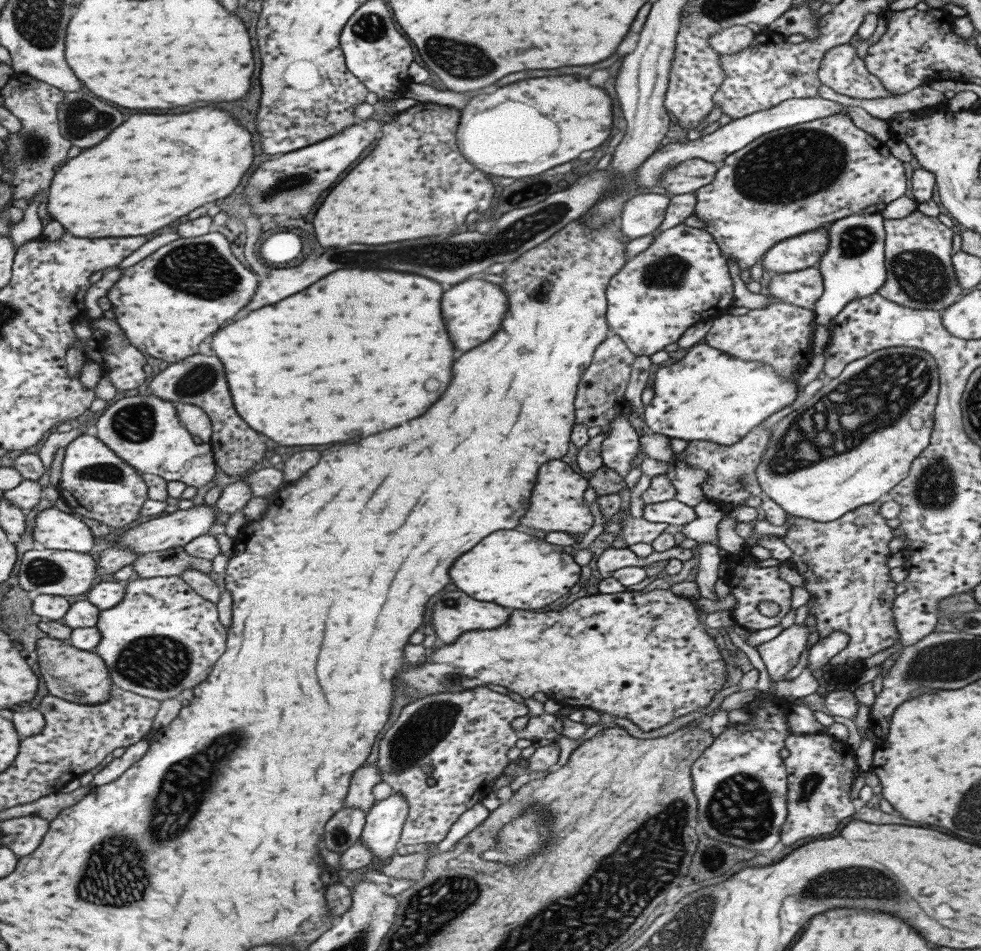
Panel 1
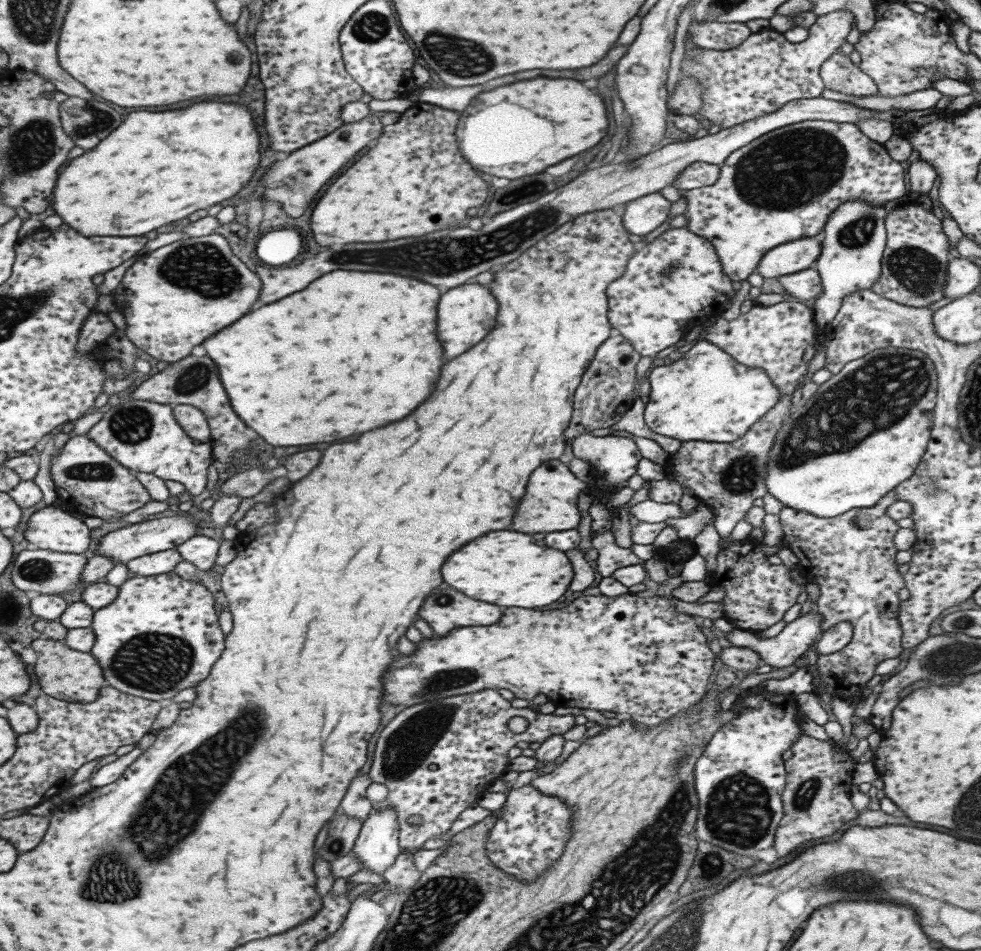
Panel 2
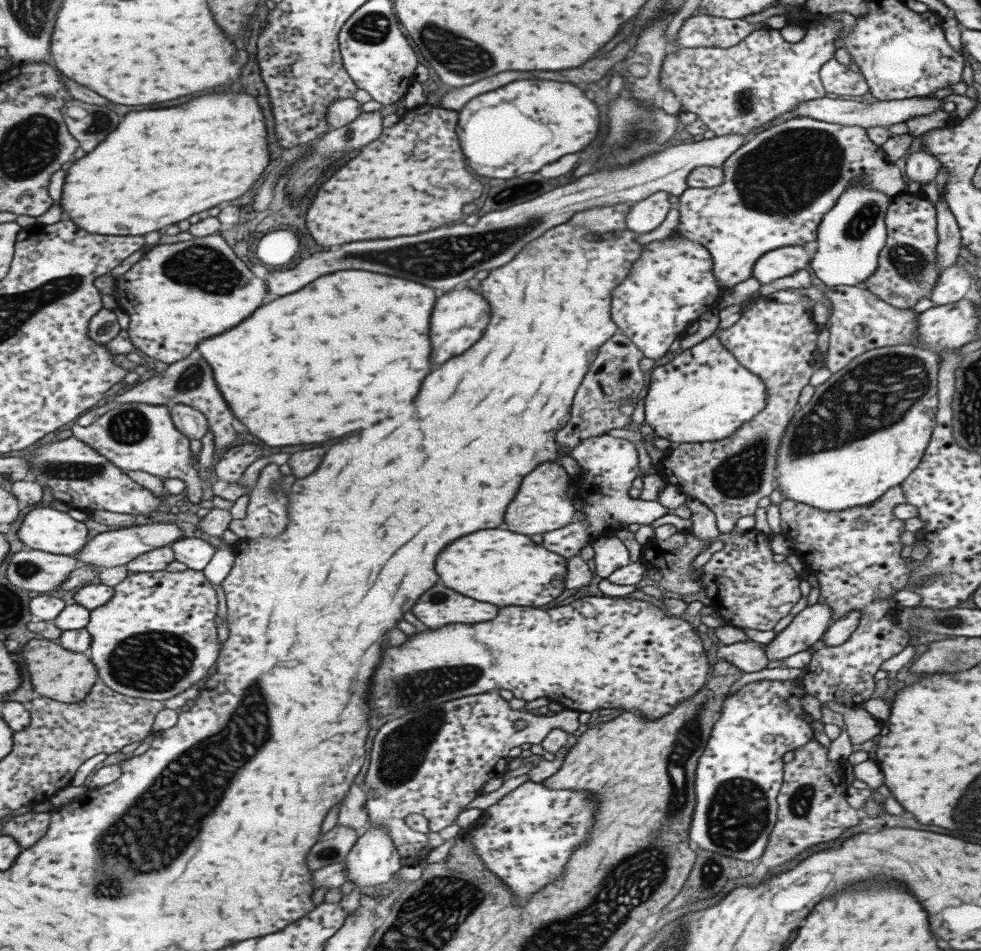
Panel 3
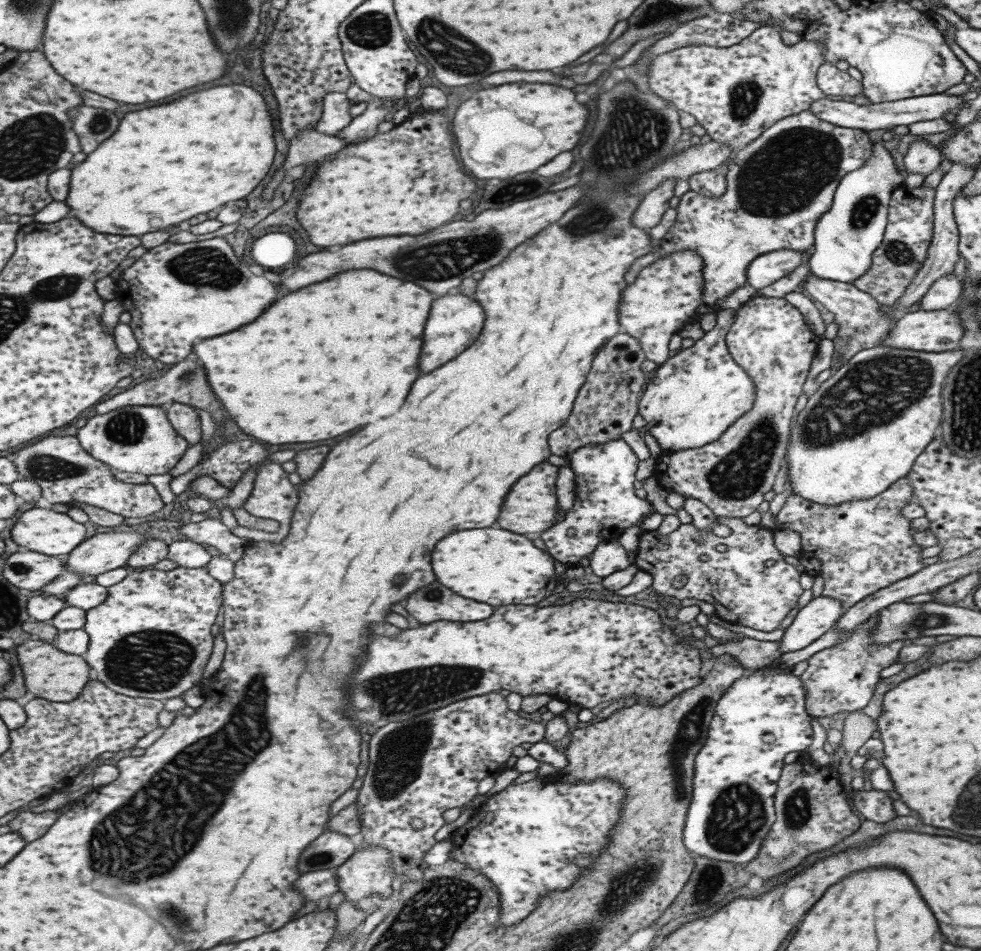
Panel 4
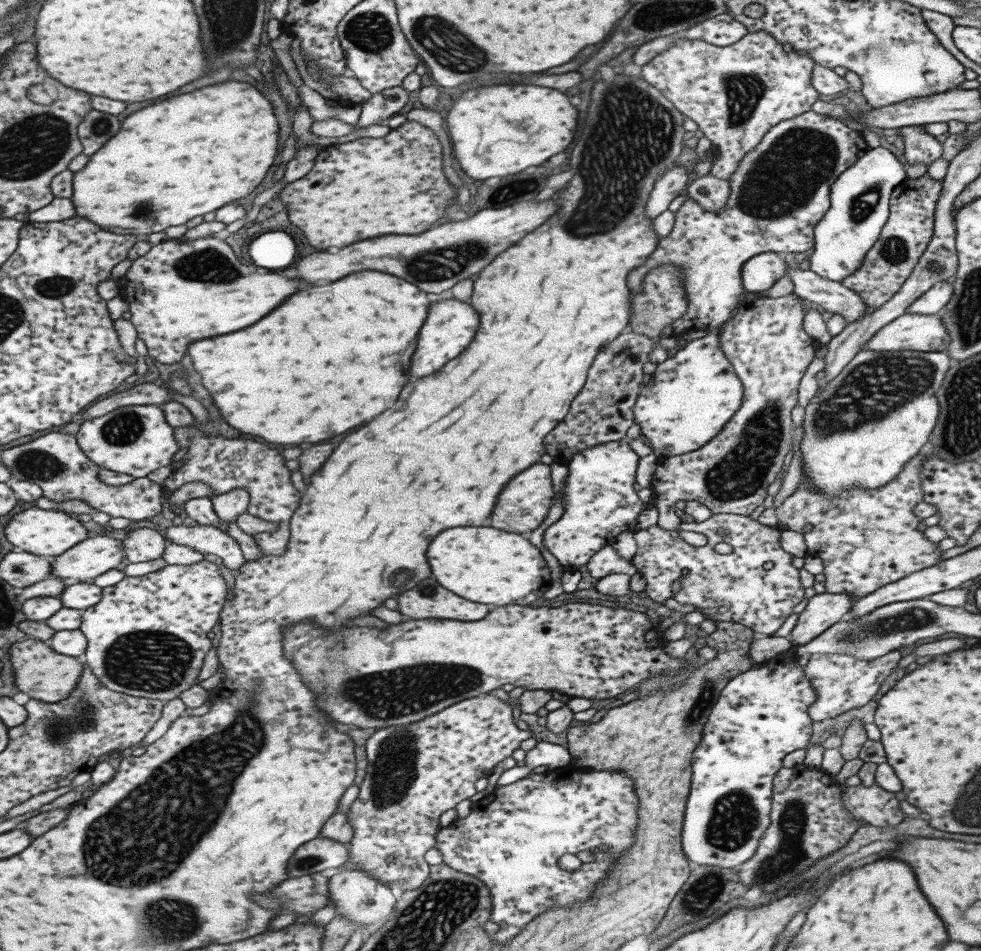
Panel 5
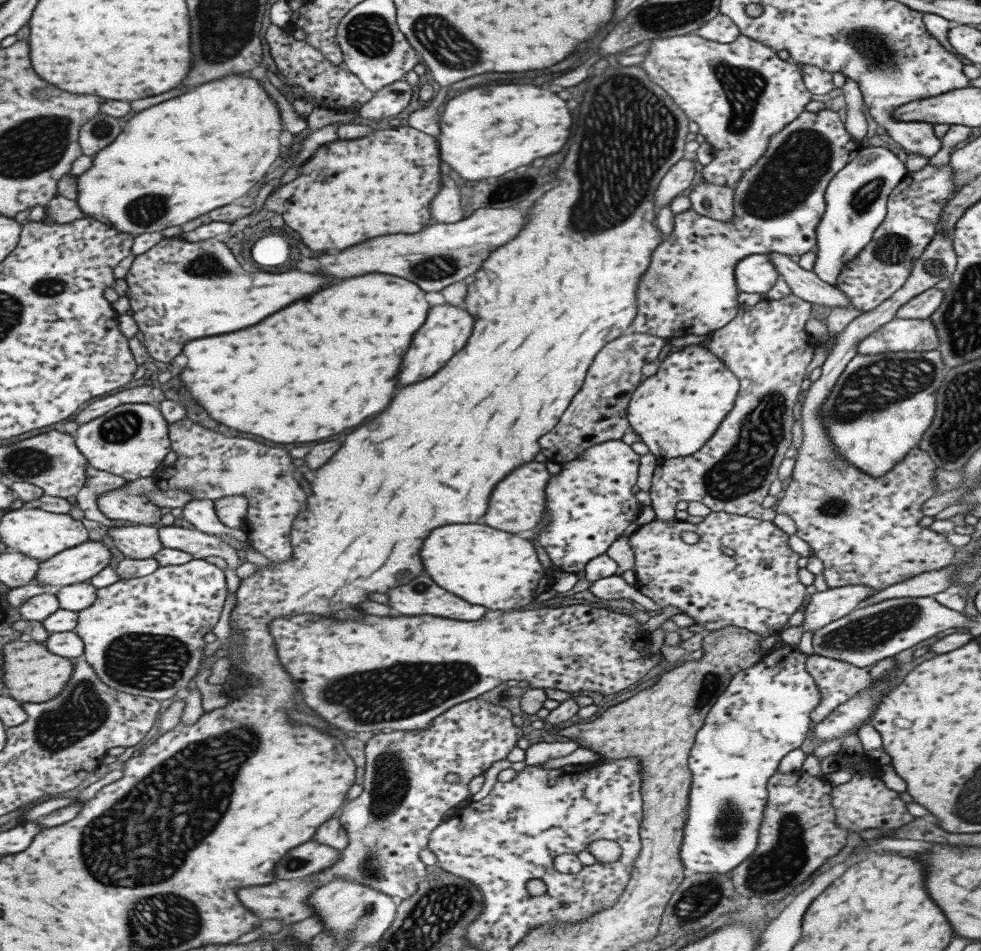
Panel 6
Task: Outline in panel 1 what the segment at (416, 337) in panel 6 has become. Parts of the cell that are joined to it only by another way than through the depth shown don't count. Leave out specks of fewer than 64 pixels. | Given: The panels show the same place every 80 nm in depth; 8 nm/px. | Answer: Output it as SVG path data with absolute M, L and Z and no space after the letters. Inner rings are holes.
M479 277L467 278L457 286L451 286L447 292L443 292L441 318L447 328L449 340L453 342L457 352L471 350L473 346L479 346L481 342L485 342L501 325L505 310L507 310L507 297L501 291L501 287L485 282Z

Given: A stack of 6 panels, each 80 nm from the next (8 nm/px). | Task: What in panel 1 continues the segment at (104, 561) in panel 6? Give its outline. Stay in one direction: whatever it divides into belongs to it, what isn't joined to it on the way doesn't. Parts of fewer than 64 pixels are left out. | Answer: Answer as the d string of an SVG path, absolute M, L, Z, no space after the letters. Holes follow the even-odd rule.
M193 505L191 508L181 510L178 508L167 510L167 514L156 519L151 519L141 523L138 526L134 526L127 529L117 540L118 546L124 546L124 548L130 548L133 552L139 552L139 555L145 555L153 552L161 552L177 546L183 546L187 544L192 538L205 534L209 530L209 526L213 524L213 518L215 518L216 510L214 505Z

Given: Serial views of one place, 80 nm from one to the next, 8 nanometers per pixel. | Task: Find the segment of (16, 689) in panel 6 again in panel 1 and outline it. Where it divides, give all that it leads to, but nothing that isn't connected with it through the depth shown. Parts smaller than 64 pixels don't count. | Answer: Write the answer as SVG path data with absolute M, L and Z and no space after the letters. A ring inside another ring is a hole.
M48 636L42 638L37 646L41 674L47 682L49 694L84 705L101 704L109 700L110 692L115 684L107 663L100 654L77 648L68 640L49 638Z

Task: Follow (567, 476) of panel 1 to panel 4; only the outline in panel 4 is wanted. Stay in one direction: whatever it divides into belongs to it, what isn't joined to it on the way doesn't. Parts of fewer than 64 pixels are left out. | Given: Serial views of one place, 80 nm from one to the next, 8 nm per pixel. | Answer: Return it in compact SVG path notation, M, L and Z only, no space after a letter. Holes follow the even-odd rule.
M547 461L533 466L529 474L521 476L509 490L505 504L501 506L501 512L497 516L495 526L501 526L503 530L515 532L515 534L529 534L529 532L541 532L562 519L564 512L559 513L556 509L555 497L555 477L557 476L557 466L547 463Z

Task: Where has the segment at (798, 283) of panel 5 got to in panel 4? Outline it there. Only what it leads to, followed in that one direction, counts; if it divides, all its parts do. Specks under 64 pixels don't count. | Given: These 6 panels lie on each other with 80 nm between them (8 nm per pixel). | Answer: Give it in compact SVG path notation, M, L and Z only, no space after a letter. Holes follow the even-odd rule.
M808 272L804 276L798 292L808 294L817 304L833 314L835 321L833 323L837 326L837 335L831 340L833 342L833 356L831 356L830 370L839 368L859 350L882 345L886 334L895 324L895 319L885 317L885 312L879 310L881 305L873 297L869 297L869 295L854 288L851 284L829 281Z

